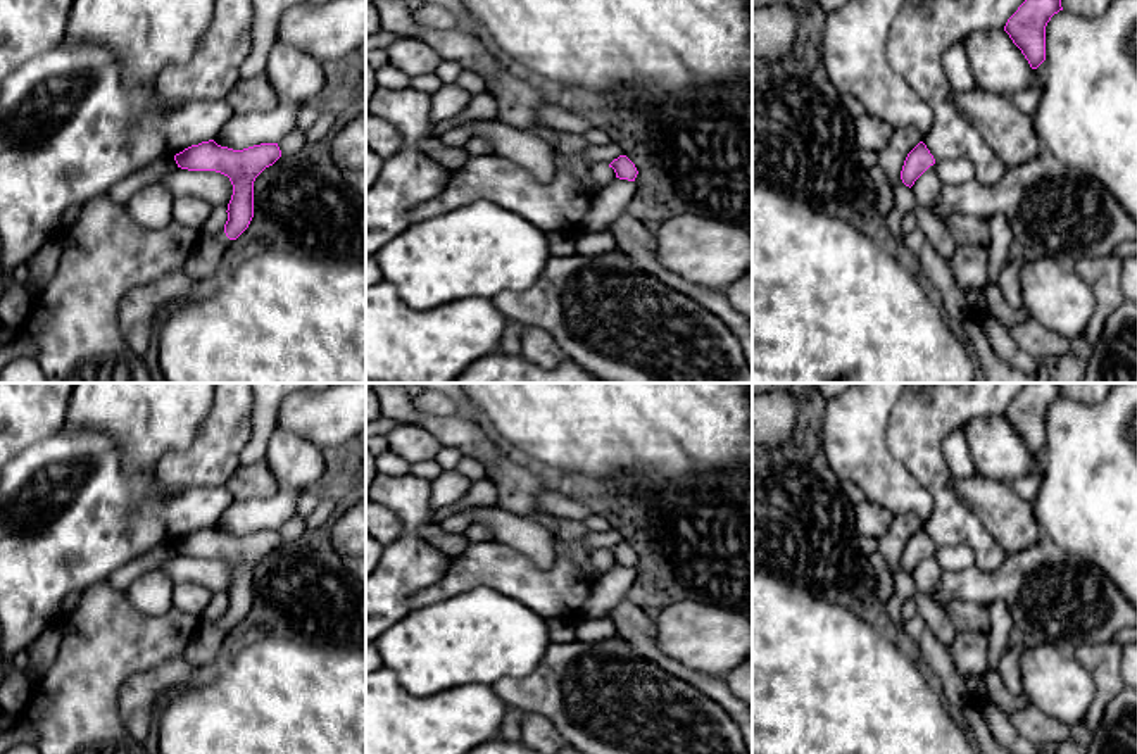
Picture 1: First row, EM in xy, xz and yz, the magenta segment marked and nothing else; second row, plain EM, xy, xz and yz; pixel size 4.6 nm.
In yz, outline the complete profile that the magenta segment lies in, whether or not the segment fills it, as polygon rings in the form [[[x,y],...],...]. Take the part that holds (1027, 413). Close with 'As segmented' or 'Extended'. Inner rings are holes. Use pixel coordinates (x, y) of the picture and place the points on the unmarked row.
[[[1027,383],[1004,412],[1032,456],[1046,447],[1046,412],[1059,397],[1061,383]]]. As segmented

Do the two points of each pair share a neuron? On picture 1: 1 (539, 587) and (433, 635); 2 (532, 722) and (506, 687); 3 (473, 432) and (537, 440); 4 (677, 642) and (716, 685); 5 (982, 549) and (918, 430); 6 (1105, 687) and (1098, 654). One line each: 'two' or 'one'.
1: two
2: two
3: two
4: two
5: one
6: one

